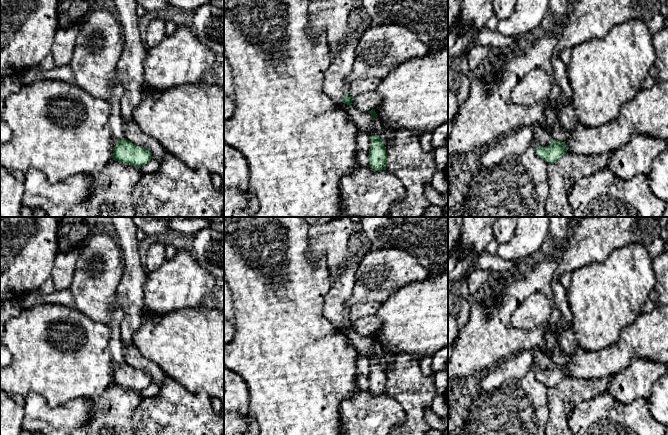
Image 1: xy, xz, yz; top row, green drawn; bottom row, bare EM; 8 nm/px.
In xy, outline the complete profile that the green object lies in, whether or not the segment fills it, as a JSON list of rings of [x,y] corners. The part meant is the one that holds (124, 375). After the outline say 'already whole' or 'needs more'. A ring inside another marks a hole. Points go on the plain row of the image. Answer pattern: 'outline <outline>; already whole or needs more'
outline [[[113,361],[111,367],[113,369],[113,384],[115,385],[141,392],[152,383],[149,374],[131,367],[126,362],[117,364]]]; needs more

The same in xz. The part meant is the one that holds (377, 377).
outline [[[377,359],[370,360],[369,391],[372,395],[386,394],[386,371]]]; already whole

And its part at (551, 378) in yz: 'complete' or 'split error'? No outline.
split error

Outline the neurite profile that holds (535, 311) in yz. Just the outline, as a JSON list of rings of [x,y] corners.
[[[536,293],[530,295],[511,316],[511,323],[516,328],[532,330],[549,324],[553,309],[552,299]]]

